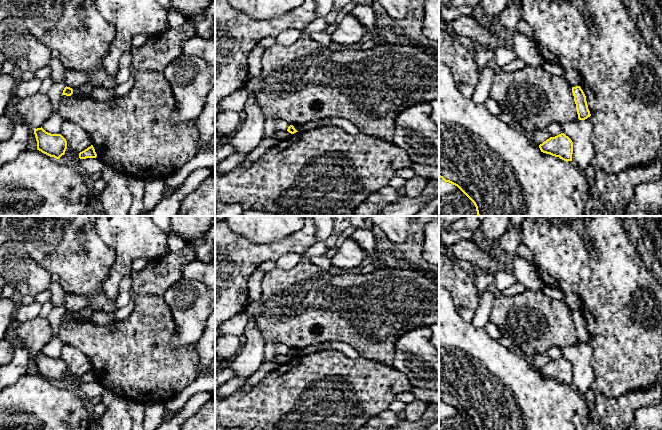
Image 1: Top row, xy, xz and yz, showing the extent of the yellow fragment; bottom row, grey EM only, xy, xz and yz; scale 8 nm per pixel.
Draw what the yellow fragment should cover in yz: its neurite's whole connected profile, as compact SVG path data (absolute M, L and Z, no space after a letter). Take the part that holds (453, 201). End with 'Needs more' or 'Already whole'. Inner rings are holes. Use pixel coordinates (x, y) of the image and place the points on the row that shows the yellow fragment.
M440 174L439 216L480 216L476 202L458 184Z. Already whole

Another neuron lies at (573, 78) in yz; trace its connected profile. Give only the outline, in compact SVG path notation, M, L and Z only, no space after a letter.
M571 68L567 69L564 77L571 87L579 86L580 76L574 69Z

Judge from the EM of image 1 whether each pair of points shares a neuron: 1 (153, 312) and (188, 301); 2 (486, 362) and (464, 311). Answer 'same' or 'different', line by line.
1: different
2: different

